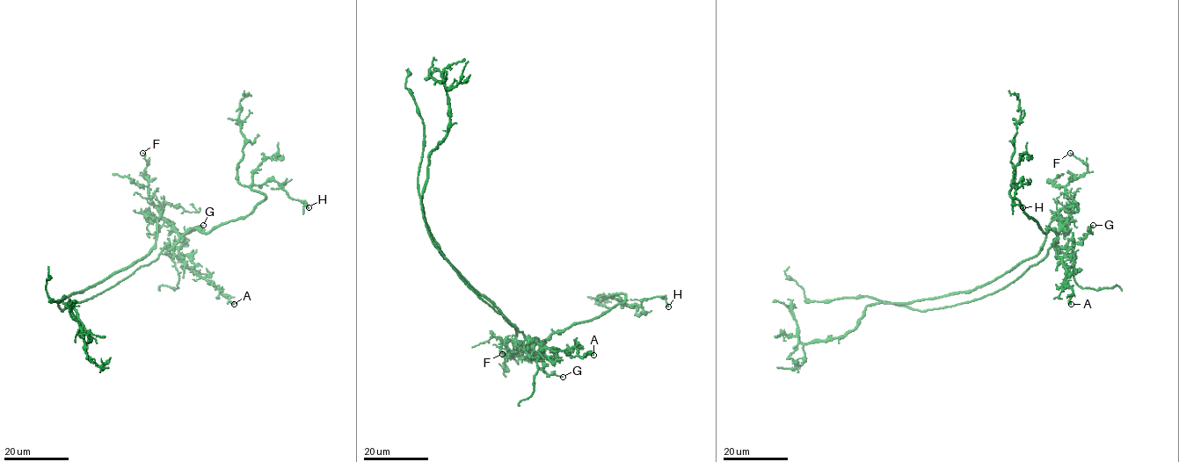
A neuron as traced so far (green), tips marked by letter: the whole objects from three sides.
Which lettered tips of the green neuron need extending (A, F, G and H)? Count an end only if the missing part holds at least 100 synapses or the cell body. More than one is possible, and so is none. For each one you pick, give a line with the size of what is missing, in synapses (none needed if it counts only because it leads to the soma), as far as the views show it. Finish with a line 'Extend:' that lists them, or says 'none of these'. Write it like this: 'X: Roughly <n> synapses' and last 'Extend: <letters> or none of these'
Extend: none of these

